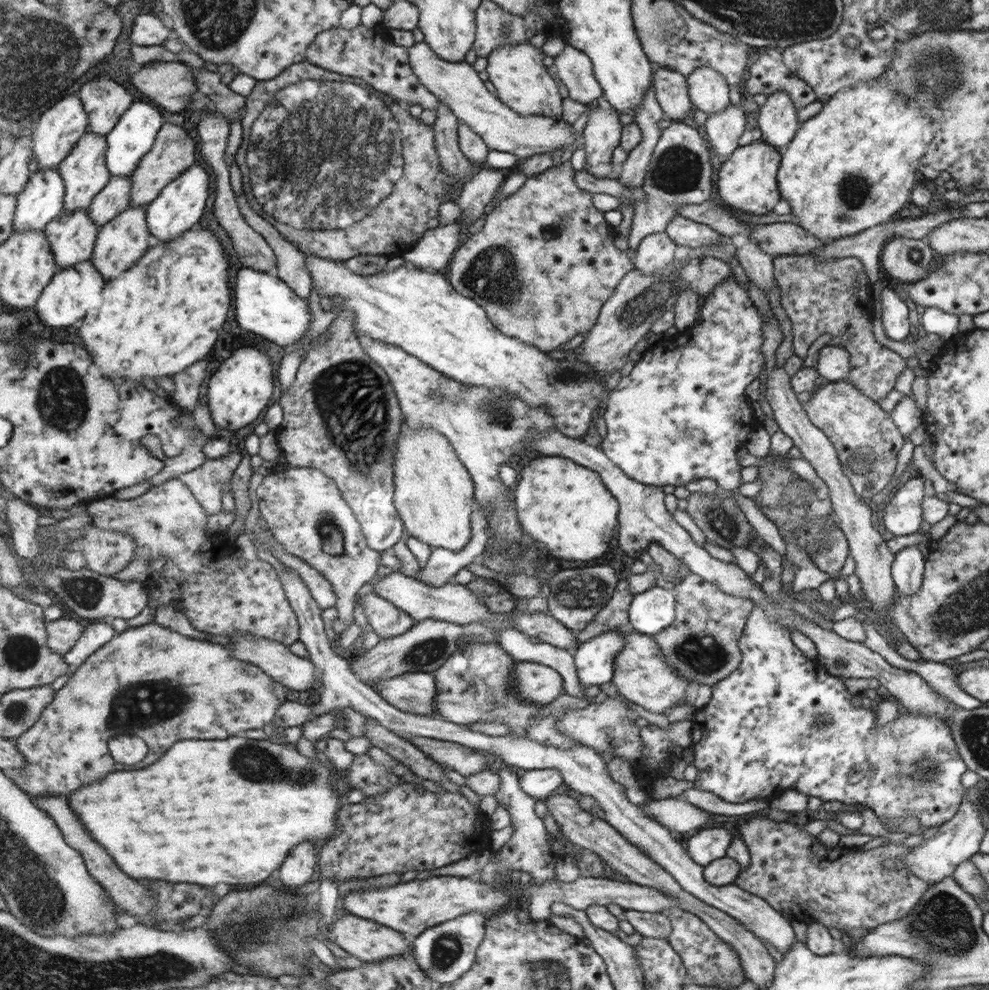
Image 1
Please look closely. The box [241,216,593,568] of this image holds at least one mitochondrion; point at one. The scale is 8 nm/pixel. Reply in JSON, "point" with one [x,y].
{"point":[349,397]}

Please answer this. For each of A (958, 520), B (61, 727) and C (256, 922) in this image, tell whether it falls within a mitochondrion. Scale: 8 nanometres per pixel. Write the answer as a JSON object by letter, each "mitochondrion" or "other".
{"A":"other","B":"other","C":"mitochondrion"}

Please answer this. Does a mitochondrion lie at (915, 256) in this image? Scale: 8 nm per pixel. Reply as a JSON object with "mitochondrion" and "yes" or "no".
{"mitochondrion":"yes"}

